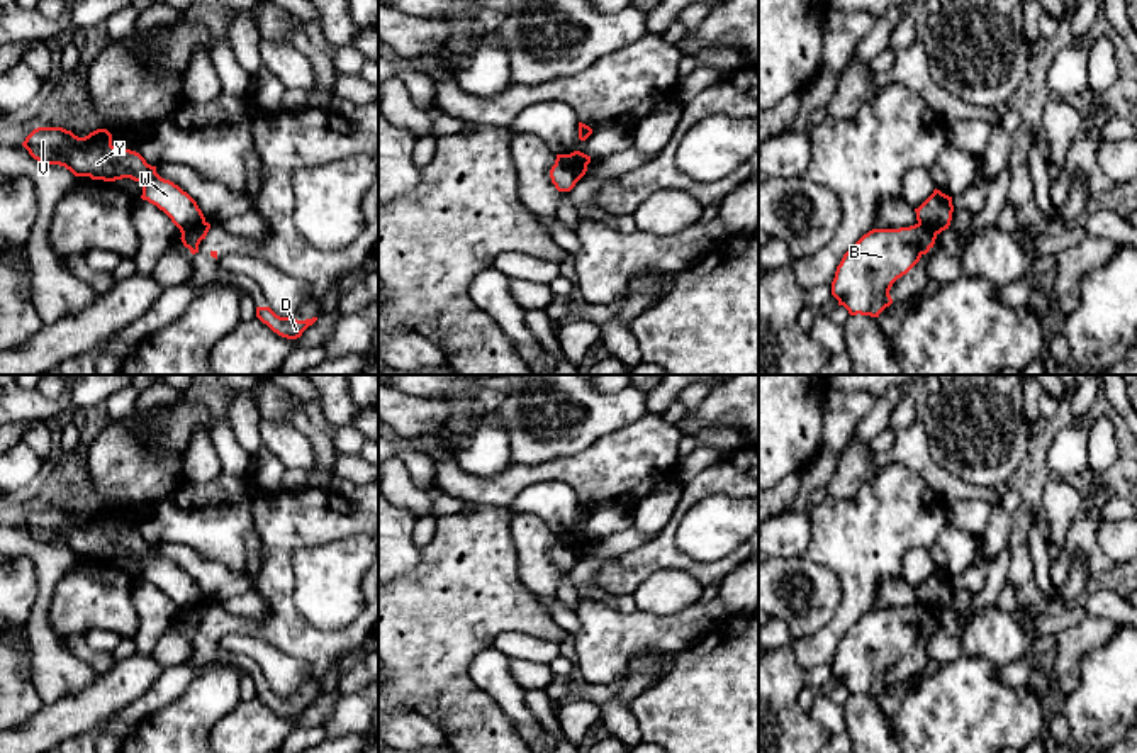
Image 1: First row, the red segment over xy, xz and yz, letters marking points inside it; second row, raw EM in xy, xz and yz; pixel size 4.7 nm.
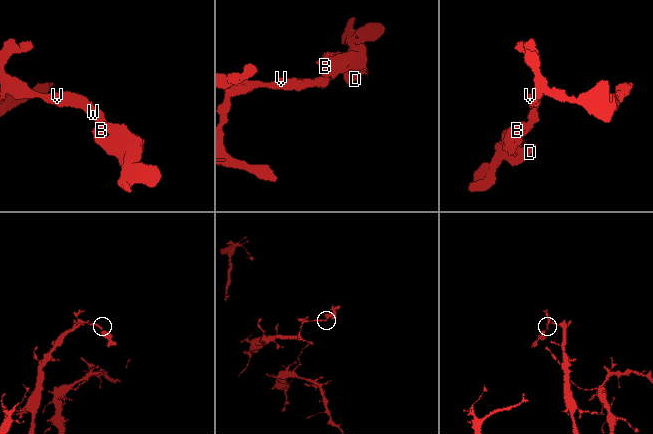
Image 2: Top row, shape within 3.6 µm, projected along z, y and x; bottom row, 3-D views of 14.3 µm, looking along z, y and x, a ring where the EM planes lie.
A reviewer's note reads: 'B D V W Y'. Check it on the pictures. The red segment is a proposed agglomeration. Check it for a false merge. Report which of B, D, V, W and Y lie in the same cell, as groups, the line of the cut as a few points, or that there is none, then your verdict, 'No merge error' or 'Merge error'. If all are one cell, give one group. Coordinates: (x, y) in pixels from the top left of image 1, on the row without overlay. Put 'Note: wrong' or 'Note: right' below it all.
Groups: B D / V W Y. Split along xy (204, 601), (182, 613). Merge error
Note: wrong

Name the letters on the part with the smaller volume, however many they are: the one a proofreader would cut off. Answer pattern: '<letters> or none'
B, D

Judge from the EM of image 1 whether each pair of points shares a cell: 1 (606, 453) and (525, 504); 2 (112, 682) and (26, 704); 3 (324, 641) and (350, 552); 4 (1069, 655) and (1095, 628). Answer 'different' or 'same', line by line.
1: different
2: different
3: different
4: same

